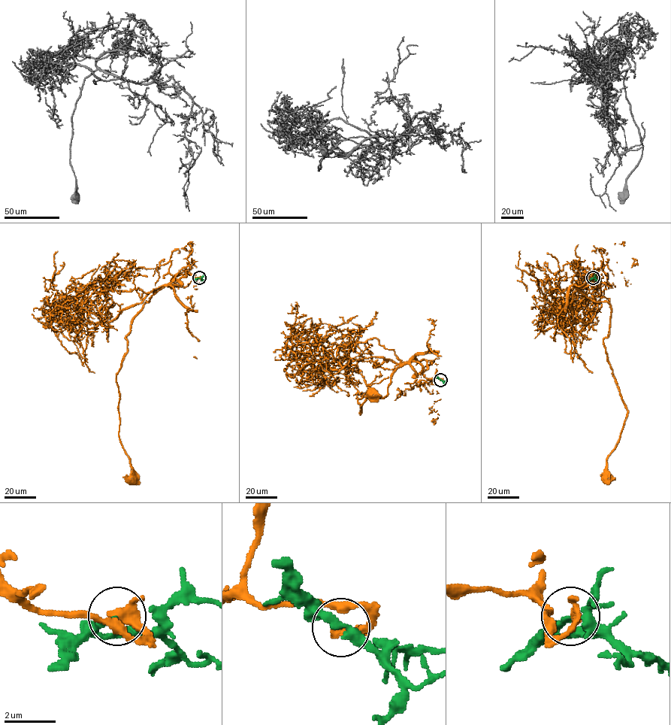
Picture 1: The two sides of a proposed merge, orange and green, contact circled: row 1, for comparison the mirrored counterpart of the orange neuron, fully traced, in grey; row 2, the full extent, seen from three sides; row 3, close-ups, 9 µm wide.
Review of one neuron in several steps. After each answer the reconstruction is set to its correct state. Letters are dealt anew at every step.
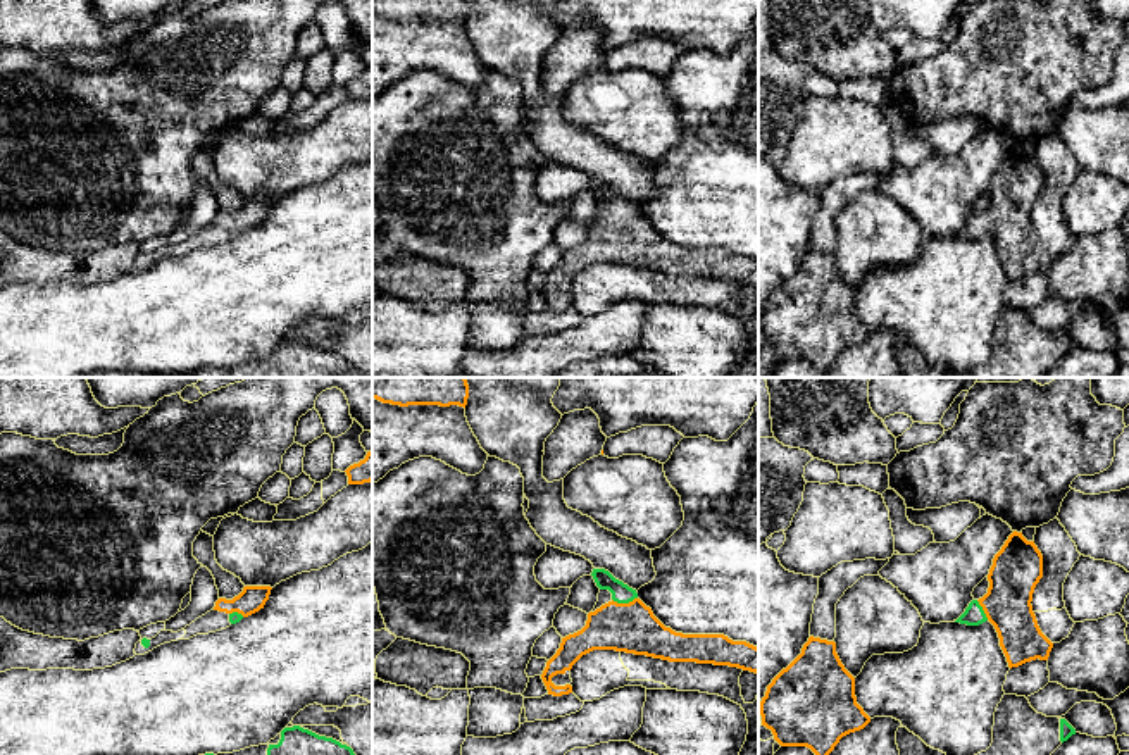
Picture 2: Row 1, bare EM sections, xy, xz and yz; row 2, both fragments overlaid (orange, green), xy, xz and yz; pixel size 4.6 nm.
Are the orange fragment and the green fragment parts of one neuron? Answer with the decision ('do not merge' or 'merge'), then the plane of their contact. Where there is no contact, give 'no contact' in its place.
merge; contact in xz

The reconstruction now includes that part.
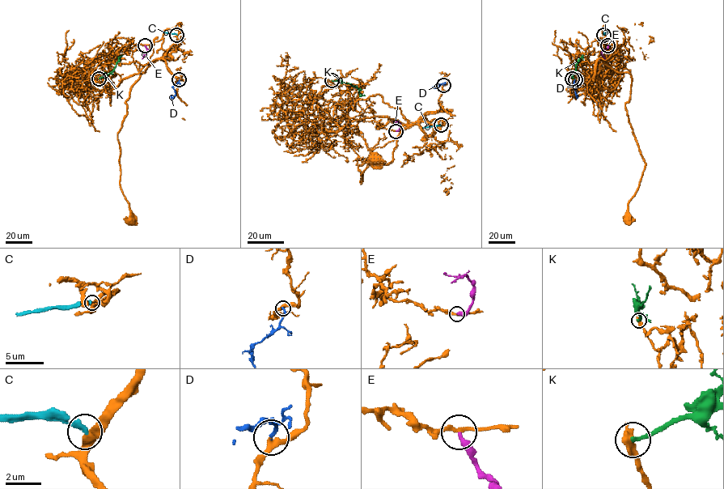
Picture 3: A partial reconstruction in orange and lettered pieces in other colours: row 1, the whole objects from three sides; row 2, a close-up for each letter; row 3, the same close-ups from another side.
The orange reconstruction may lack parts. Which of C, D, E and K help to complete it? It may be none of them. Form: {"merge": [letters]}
{"merge": ["D"]}

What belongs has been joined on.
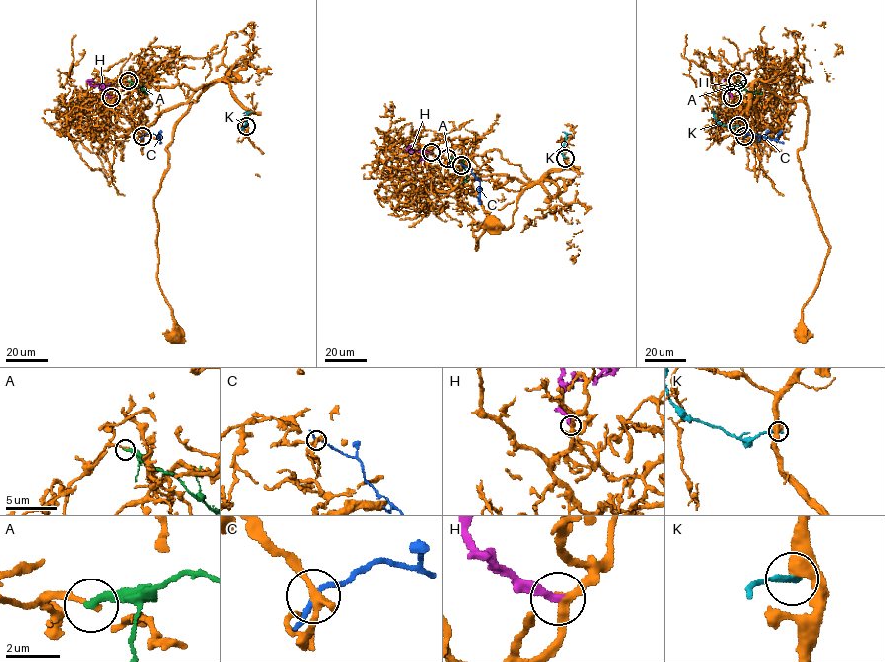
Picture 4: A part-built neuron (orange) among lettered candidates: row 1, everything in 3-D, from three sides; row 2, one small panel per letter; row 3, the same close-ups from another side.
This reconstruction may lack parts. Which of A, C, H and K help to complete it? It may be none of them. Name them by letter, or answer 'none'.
H

